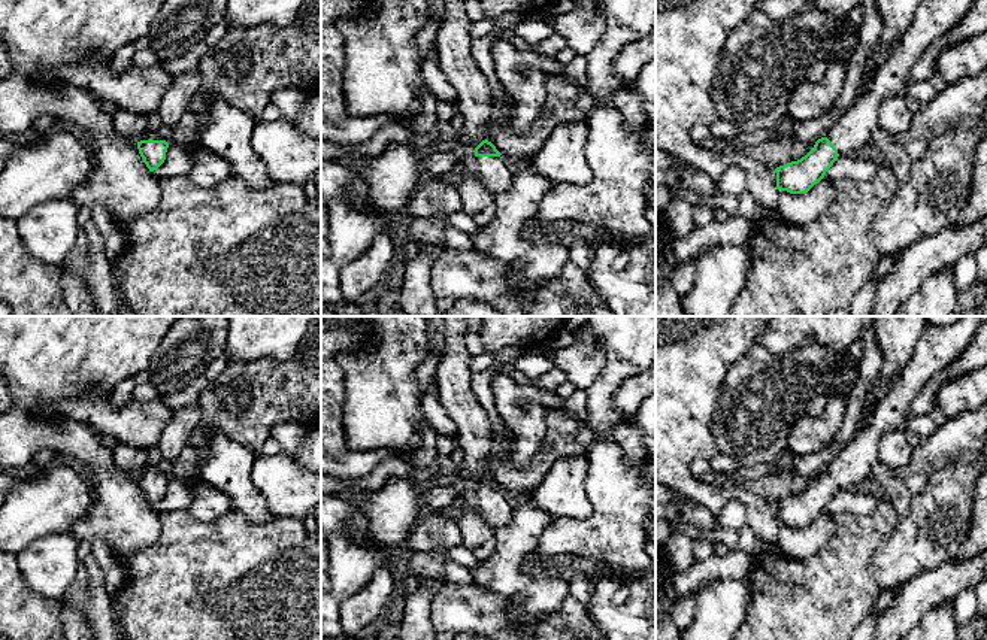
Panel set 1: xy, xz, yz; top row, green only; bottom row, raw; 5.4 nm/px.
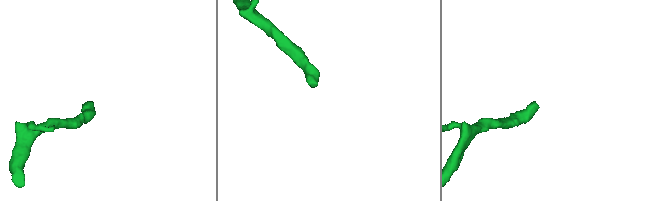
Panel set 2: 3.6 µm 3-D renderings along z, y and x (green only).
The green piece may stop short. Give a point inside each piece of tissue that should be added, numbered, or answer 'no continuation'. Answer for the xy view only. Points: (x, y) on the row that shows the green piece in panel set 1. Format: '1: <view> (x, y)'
1: xy (151, 135)

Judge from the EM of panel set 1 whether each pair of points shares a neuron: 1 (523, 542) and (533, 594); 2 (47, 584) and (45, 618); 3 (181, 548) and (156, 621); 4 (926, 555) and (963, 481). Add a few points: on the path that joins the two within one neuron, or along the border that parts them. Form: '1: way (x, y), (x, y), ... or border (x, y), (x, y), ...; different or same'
1: way (515, 555), (515, 576), (520, 581); same
2: border (21, 575), (23, 581), (35, 591), (60, 601); different
3: way (181, 566), (181, 595), (173, 603); same
4: way (929, 537), (935, 530), (947, 499); same

